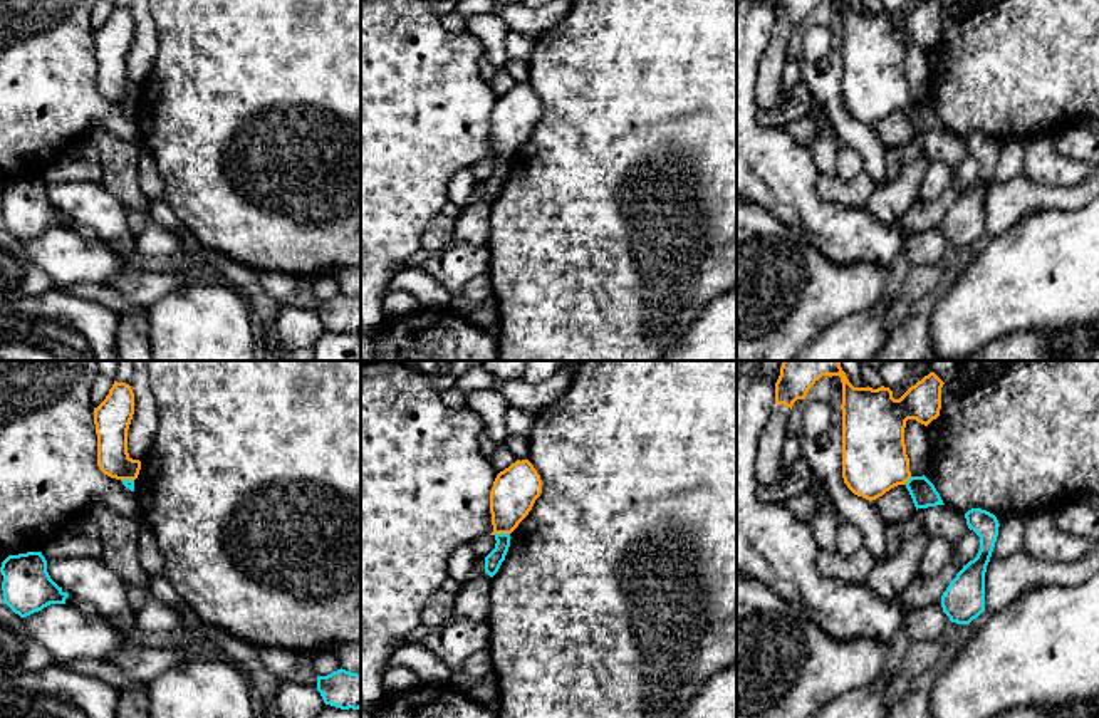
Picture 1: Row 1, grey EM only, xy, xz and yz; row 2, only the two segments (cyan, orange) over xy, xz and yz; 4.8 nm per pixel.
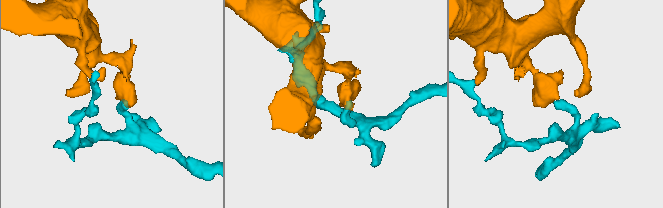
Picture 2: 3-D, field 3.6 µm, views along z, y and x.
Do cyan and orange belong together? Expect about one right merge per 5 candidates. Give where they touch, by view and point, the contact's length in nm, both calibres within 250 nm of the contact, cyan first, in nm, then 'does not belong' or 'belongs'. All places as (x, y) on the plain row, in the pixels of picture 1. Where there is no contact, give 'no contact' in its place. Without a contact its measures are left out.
meets cyan in xz at (500, 158); contact 80 nm long; 80 nm thick on the cyan side, 220 nm on the other; does not belong

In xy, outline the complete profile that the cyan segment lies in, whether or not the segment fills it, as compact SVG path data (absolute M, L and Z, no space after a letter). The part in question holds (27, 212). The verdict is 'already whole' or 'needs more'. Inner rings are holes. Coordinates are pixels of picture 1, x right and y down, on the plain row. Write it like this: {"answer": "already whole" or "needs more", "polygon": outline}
{"answer": "already whole", "polygon": "M42 176L8 180L0 191L2 215L7 228L20 242L42 235L50 228L65 228L69 221L47 196Z"}

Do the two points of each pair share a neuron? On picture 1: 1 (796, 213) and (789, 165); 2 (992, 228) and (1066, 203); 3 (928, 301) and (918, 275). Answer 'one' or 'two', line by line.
1: one
2: one
3: two

